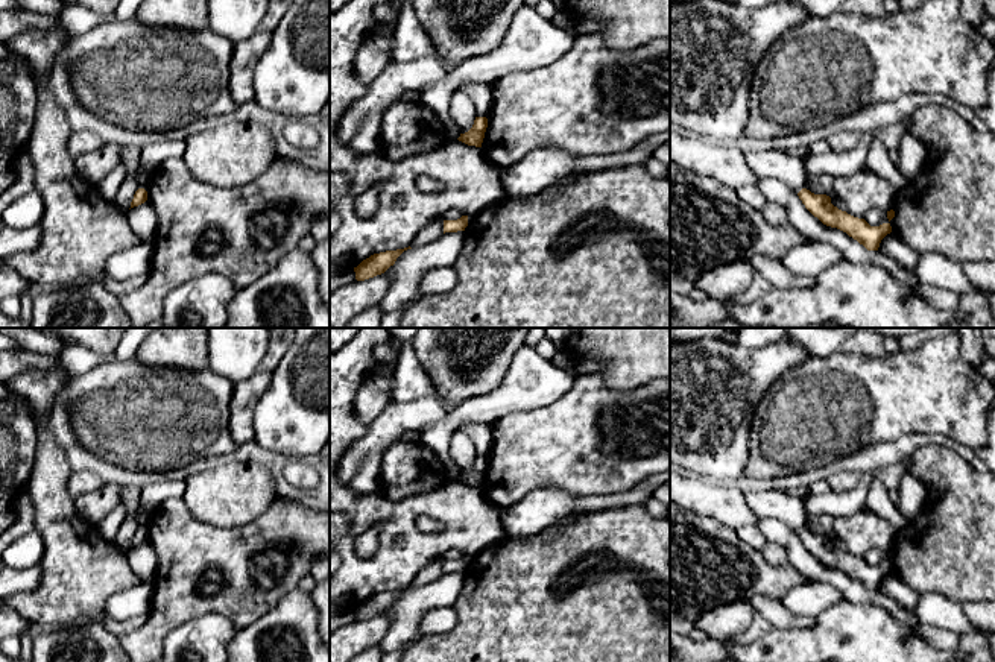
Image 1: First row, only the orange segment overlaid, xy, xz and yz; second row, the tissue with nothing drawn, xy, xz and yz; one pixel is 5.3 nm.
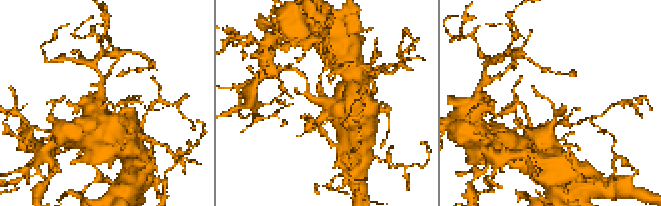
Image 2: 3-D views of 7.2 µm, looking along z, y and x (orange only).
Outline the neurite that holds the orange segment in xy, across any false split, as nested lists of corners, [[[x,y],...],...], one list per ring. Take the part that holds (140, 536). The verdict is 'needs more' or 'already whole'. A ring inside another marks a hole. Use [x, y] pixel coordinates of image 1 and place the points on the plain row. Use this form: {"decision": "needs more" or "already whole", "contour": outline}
{"decision": "needs more", "contour": [[[164,480],[160,483],[150,483],[143,487],[138,498],[134,516],[138,522],[138,530],[134,534],[131,548],[138,547],[147,541],[146,525],[150,515],[167,500],[182,498],[185,493],[184,480]]]}

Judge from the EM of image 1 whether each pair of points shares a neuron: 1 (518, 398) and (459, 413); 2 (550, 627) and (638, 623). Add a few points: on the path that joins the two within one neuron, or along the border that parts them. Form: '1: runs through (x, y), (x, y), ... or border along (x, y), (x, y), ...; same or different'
1: runs through (503, 401), (474, 410); same
2: runs through (571, 627), (617, 627); same

